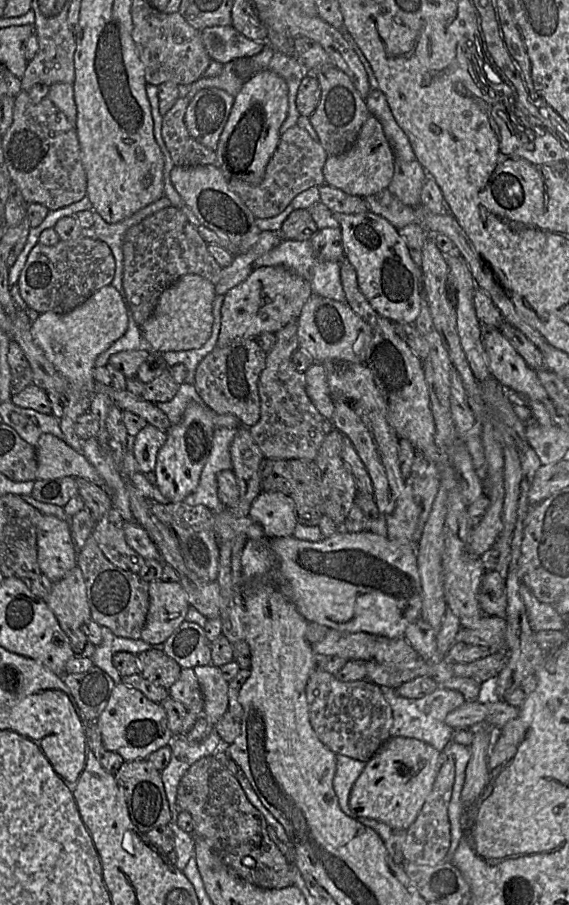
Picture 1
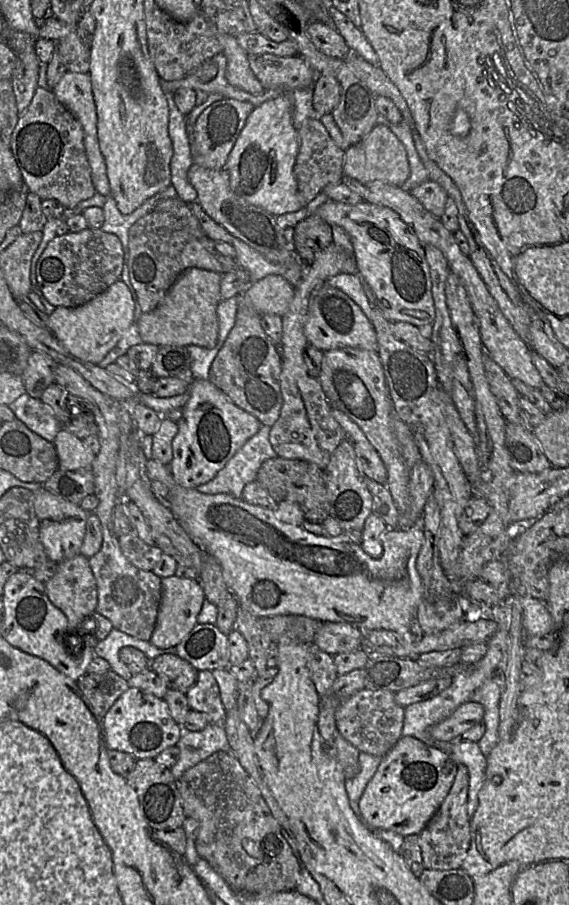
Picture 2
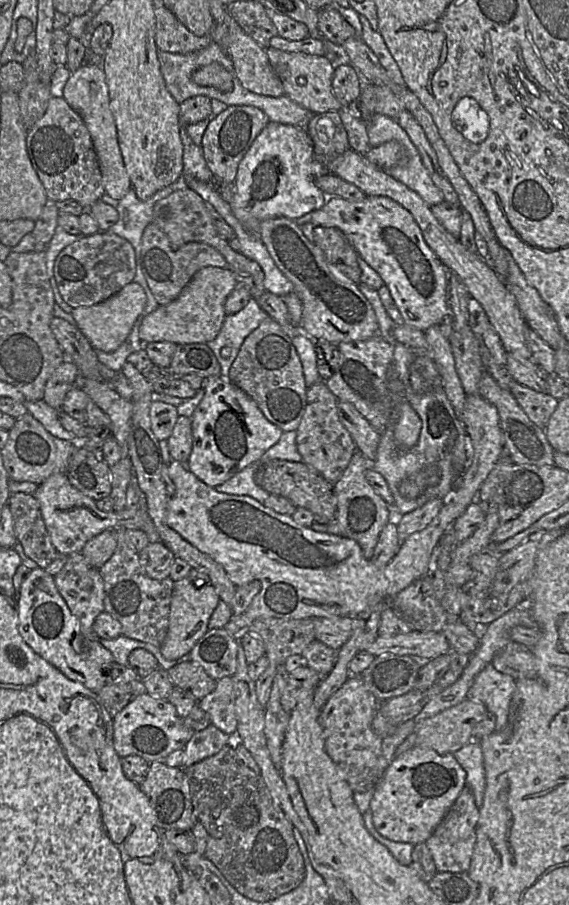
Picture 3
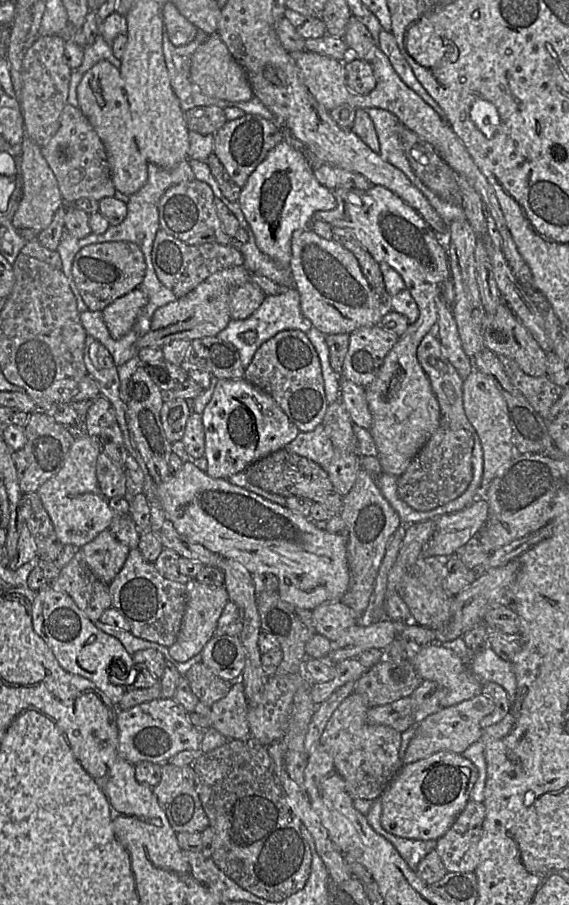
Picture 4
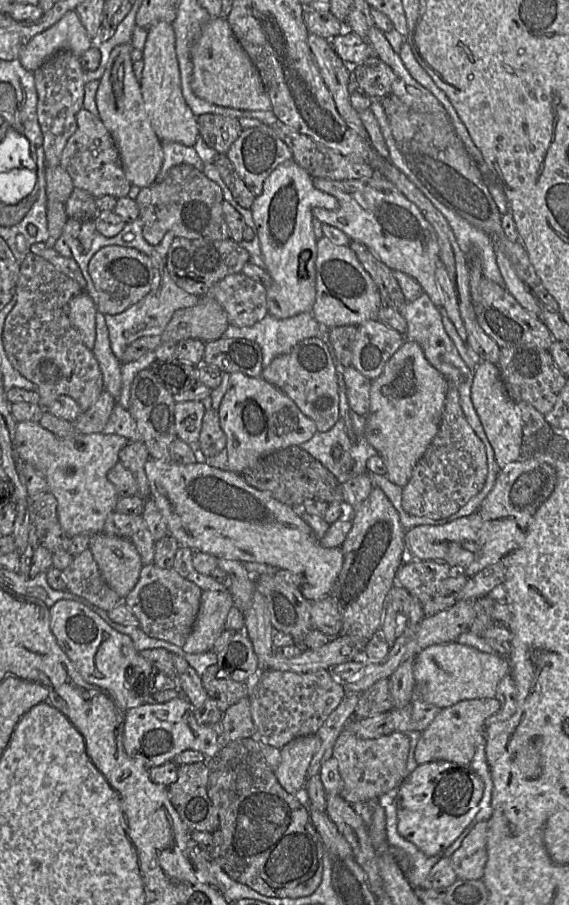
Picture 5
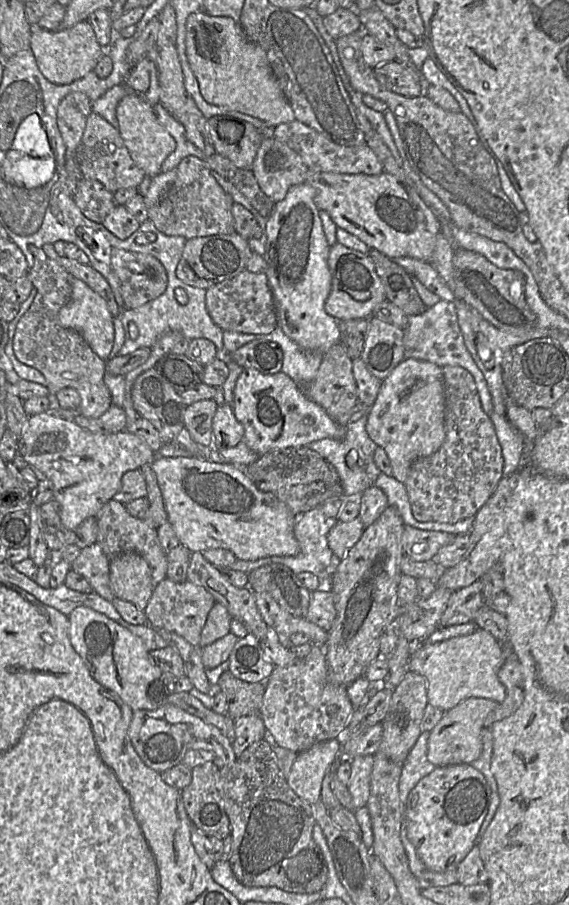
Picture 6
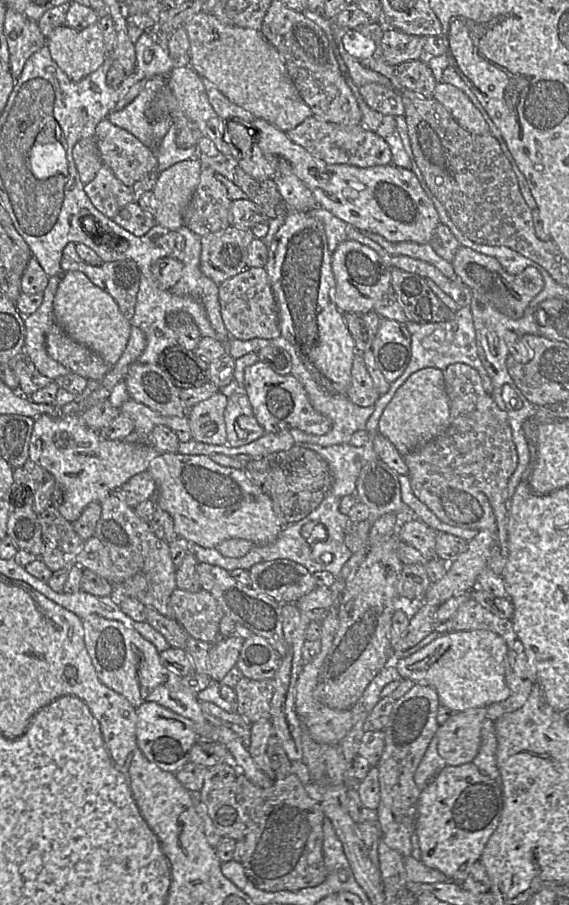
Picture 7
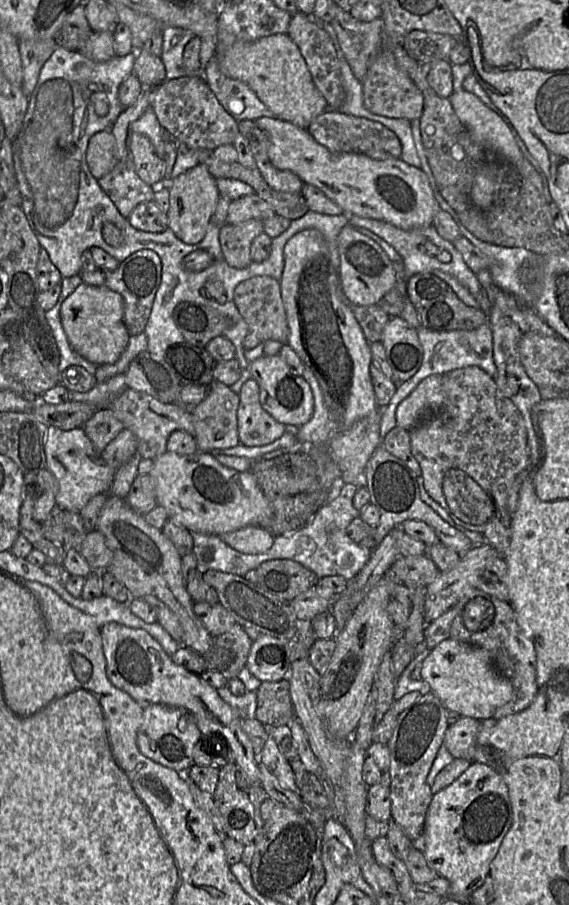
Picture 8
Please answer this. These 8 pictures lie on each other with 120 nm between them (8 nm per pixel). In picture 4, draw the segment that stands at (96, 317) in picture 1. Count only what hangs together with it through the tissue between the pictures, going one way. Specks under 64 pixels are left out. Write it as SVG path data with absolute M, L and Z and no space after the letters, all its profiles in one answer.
M138 287L103 309L103 319L113 339L122 338L133 328L147 302L148 296Z

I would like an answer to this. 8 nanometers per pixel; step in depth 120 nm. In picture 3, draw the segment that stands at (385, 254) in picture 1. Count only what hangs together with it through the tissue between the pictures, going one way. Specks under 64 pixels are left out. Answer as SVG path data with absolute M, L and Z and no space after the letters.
M365 196L359 201L328 197L321 208L312 212L310 222L336 228L345 235L360 259L383 280L403 323L425 333L447 318L450 270L429 248L412 214L400 204L384 196Z

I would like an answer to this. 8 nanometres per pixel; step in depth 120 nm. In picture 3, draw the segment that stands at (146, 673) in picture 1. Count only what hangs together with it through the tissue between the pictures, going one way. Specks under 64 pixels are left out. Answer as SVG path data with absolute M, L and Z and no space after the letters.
M191 661L180 662L167 672L175 688L191 693L197 701L213 692L217 686L216 679L210 677L200 665Z

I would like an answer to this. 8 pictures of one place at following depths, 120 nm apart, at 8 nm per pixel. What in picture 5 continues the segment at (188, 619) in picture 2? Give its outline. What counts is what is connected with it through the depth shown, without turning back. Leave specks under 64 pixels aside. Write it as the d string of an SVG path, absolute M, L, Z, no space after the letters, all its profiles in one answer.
M229 590L203 591L193 630L182 647L187 654L212 651L223 631L234 599Z

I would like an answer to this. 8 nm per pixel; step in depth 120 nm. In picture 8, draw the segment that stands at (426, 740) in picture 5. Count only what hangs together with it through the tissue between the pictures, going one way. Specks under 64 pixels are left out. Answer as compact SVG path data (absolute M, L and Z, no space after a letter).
M461 716L455 723L449 725L443 744L454 759L473 760L480 721Z

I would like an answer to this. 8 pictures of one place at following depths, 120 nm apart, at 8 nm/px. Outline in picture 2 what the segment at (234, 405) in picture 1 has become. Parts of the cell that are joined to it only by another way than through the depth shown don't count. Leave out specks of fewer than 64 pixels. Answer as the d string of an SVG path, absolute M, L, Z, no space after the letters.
M241 294L235 325L211 364L208 380L236 406L253 415L262 426L271 427L278 420L283 403L279 383L282 366L279 348L264 332L261 317Z

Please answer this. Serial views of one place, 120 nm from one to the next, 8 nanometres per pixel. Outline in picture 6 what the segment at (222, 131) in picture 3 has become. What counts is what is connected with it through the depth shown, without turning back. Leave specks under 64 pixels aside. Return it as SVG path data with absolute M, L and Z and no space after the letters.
M272 134L263 137L251 167L260 189L275 203L283 200L291 187L305 182L307 170L301 157Z

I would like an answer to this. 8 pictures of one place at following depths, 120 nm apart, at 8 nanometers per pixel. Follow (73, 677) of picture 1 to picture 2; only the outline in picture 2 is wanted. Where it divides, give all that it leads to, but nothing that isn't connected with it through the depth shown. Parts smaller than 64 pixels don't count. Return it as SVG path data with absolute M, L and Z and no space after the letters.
M112 670L85 674L76 684L88 700L94 715L101 721L115 701L130 688L127 680Z

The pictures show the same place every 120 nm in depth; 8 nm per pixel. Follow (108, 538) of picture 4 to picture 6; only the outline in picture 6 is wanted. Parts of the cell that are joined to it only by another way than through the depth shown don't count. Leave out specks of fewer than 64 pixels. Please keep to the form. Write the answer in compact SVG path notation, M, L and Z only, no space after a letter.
M127 552L110 559L110 586L115 597L144 611L153 593L151 570L137 553Z

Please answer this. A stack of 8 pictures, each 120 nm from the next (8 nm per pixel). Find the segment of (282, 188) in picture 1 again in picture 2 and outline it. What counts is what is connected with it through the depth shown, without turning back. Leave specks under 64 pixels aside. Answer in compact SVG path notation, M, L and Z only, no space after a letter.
M307 118L297 131L300 147L294 166L294 175L300 193L309 203L323 191L325 186L342 181L345 151L334 142L320 118Z

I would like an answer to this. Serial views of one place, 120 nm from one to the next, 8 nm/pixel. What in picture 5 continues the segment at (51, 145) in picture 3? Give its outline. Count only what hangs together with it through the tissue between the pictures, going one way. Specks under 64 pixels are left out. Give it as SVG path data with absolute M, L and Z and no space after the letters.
M83 108L76 114L76 121L77 130L67 141L60 159L60 166L70 175L74 187L89 192L95 198L100 196L114 196L116 198L128 196L132 184L125 176L118 147L103 122L98 116Z

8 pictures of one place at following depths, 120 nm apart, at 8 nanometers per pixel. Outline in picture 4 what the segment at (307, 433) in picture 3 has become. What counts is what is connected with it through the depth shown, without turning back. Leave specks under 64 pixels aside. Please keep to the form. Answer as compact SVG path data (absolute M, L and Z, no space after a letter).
M341 400L329 404L323 425L333 444L334 455L328 466L321 467L336 492L344 497L354 486L362 467L356 454L357 439L352 421Z

